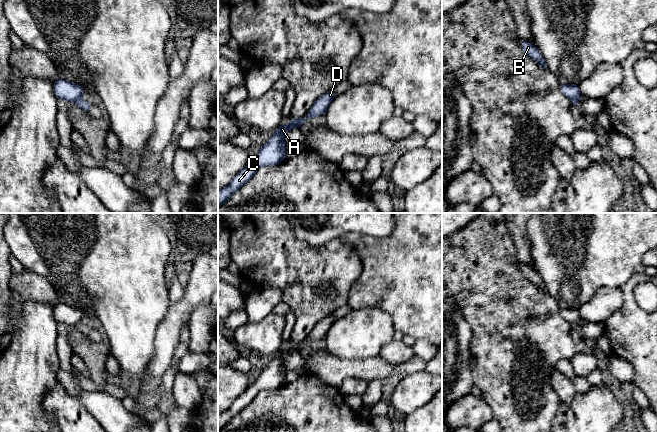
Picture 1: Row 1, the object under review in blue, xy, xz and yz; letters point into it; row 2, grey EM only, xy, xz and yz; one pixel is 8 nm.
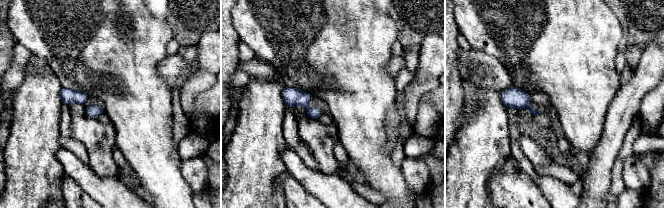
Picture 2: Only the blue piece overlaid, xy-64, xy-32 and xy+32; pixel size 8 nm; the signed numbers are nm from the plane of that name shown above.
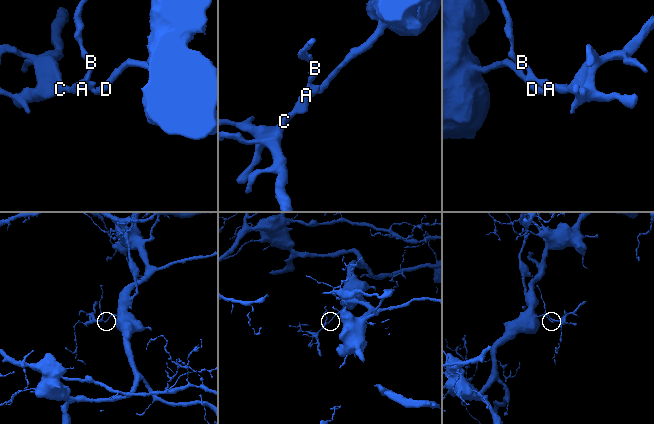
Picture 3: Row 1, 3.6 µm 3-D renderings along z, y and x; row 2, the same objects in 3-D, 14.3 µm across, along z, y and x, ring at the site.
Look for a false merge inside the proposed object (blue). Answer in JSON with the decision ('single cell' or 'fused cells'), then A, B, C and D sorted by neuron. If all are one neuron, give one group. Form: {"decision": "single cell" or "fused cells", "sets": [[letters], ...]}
{"decision": "fused cells", "sets": [["A", "B", "C"], ["D"]]}

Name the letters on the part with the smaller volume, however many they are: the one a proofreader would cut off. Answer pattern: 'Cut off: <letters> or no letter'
Cut off: A, B, C

